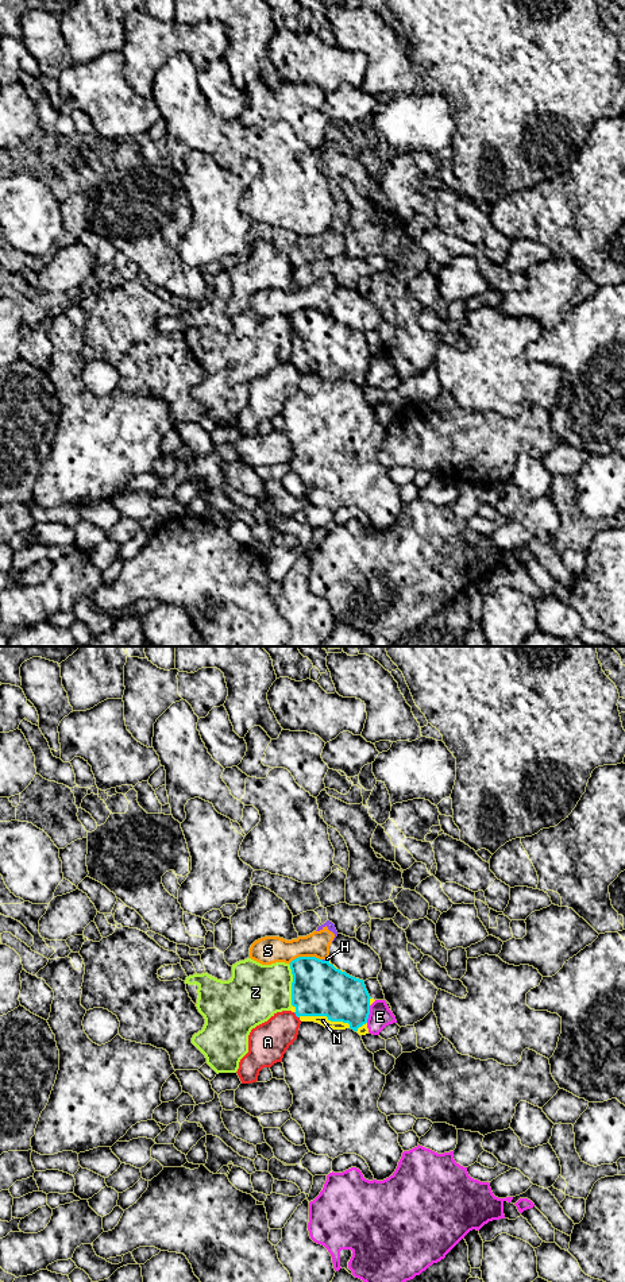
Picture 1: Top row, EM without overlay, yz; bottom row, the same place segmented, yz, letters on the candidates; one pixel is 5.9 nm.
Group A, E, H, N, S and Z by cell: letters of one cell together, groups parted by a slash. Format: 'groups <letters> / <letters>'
groups A / E / H S / N / Z

